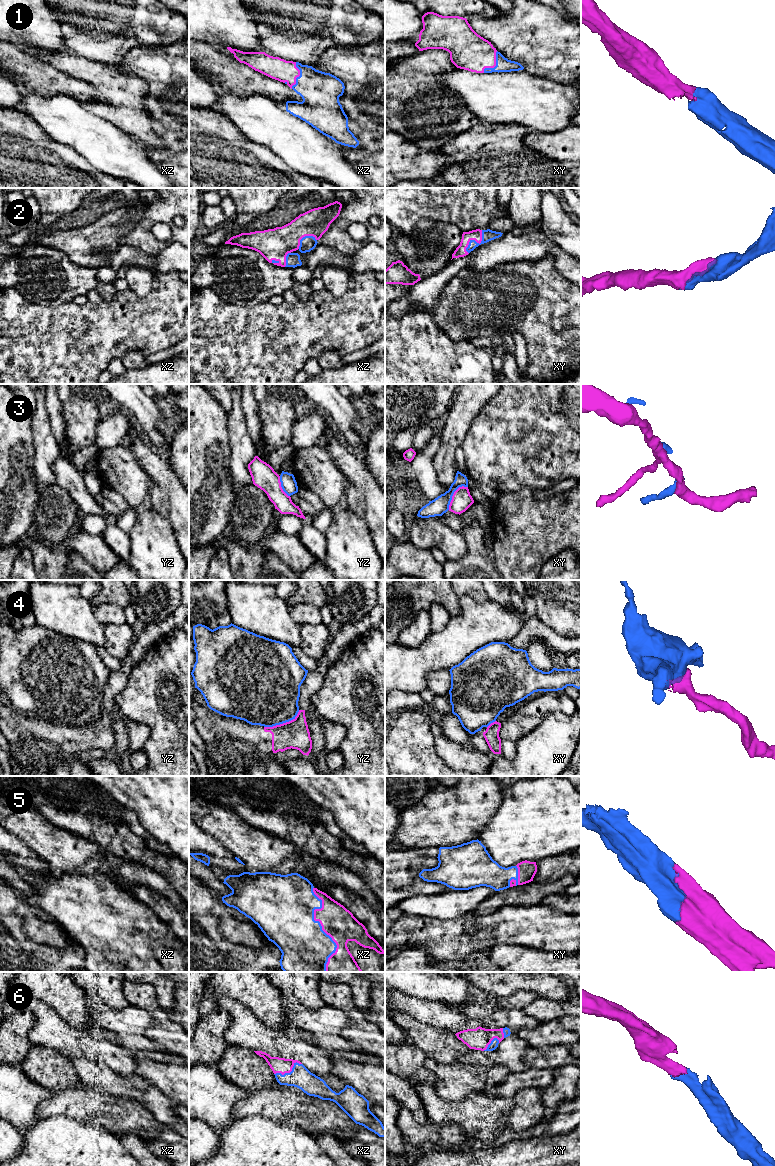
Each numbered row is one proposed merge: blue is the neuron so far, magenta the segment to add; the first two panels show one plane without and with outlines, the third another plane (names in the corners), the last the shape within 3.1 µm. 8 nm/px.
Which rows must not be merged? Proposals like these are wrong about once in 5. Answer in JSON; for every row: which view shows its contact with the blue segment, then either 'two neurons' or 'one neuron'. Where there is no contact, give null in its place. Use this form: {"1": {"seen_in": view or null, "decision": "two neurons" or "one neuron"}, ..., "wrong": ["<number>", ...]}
{"1": {"seen_in": "xy", "decision": "one neuron"}, "2": {"seen_in": "xy", "decision": "one neuron"}, "3": {"seen_in": "xy", "decision": "two neurons"}, "4": {"seen_in": "yz", "decision": "two neurons"}, "5": {"seen_in": "xz", "decision": "one neuron"}, "6": {"seen_in": "xz", "decision": "one neuron"}, "wrong": ["3", "4"]}

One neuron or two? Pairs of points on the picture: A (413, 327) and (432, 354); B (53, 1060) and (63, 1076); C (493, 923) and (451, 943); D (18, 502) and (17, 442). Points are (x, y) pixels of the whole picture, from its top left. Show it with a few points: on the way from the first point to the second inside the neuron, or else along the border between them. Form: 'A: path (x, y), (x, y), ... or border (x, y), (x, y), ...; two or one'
A: path (415, 334), (415, 337), (425, 347); one
B: path (53, 1064), (59, 1072); one
C: path (483, 931), (461, 936); one
D: path (17, 487), (17, 457); one

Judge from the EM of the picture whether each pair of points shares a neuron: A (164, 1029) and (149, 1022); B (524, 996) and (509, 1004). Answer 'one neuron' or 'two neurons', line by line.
A: two neurons
B: one neuron

